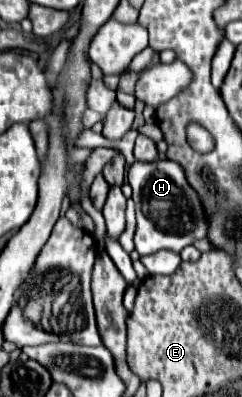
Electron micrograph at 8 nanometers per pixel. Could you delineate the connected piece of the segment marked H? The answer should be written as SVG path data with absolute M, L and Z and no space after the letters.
M154 161L154 163L134 163L128 169L128 183L132 187L132 199L136 203L136 235L134 235L134 245L140 255L150 255L160 249L170 249L180 253L186 245L192 245L194 239L204 239L206 237L206 217L202 213L202 203L198 201L198 193L190 189L184 171L178 163L174 161Z

